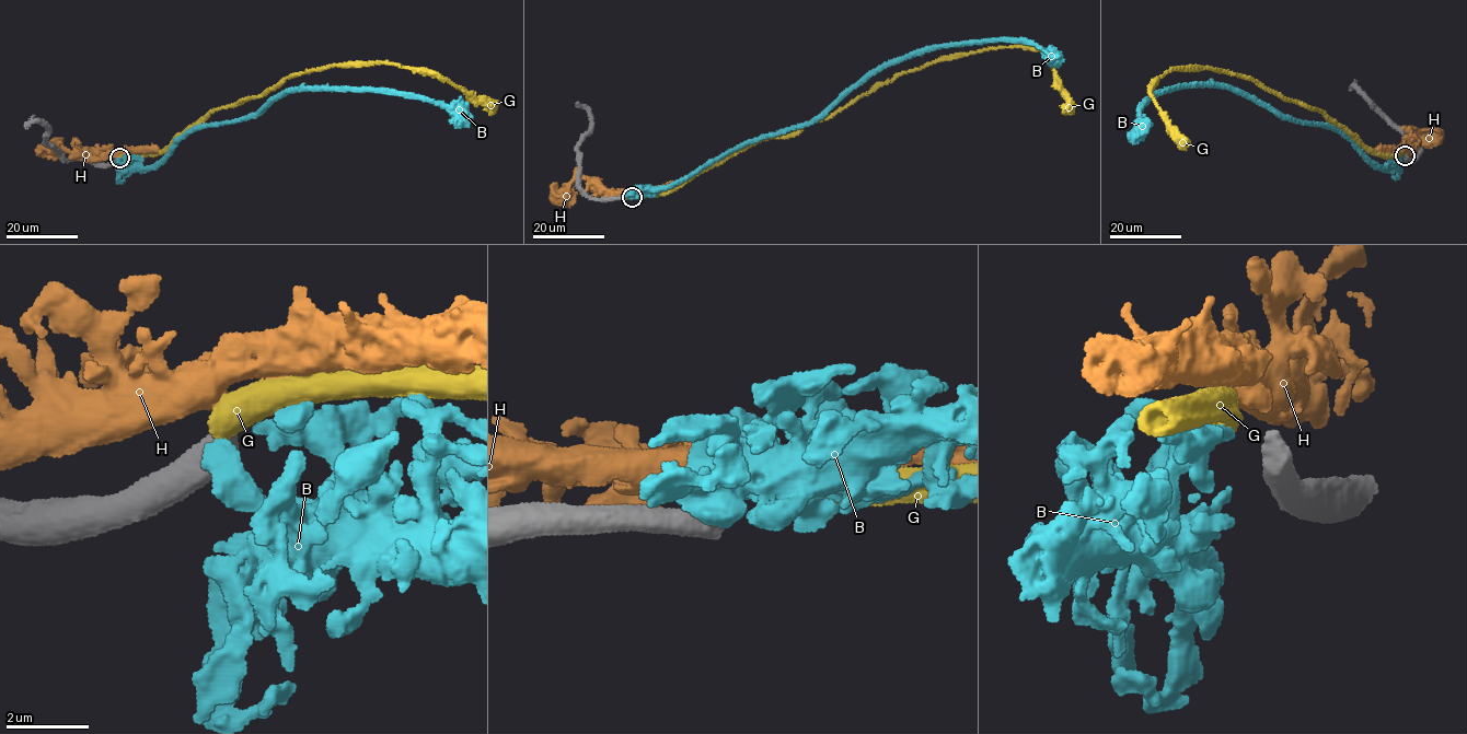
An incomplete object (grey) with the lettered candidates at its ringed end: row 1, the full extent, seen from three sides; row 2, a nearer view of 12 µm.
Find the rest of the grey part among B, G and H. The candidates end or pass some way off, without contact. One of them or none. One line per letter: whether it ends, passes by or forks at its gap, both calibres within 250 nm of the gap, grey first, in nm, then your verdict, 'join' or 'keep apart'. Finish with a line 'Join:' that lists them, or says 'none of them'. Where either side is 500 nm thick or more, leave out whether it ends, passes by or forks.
B: it ends there; 460 nm thick on the grey side, 320 nm on the other; keep apart
G: 460 nm thick on the grey side, 750 nm on the other; join
H: 460 nm thick on the grey side, 550 nm on the other; keep apart
Join: G

